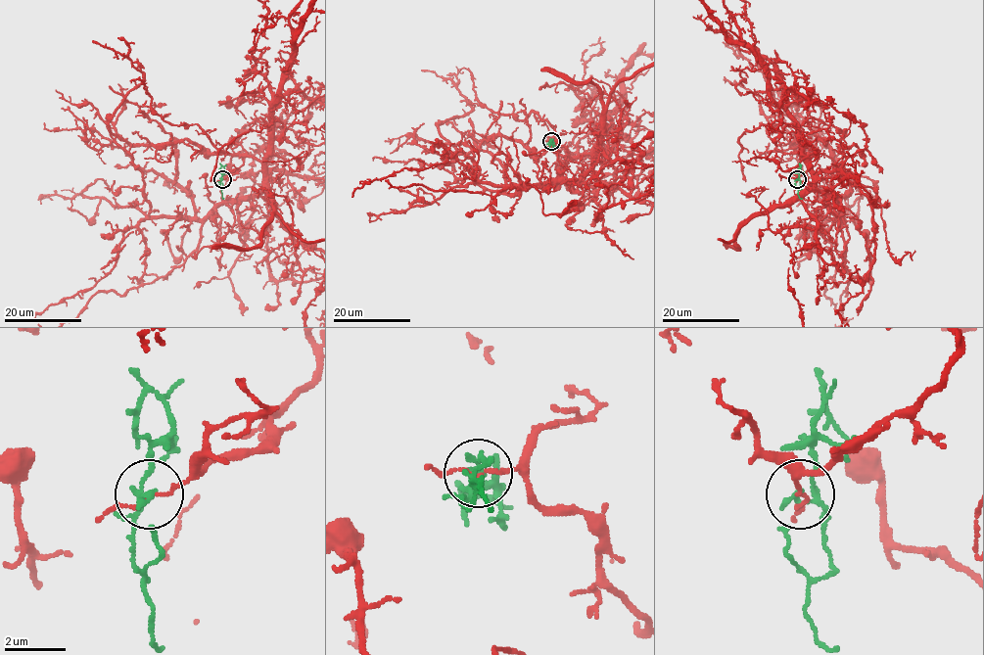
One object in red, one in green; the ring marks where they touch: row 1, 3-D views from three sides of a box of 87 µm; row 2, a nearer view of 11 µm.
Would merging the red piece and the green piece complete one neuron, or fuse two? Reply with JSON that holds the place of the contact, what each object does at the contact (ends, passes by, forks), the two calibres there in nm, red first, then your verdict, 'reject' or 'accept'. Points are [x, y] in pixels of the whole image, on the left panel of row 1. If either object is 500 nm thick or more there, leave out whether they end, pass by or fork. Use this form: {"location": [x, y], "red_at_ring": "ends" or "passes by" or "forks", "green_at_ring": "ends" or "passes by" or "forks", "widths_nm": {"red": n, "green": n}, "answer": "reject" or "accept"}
{"location": [222, 179], "red_at_ring": "passes by", "green_at_ring": "forks", "widths_nm": {"red": 90, "green": 120}, "answer": "reject"}

